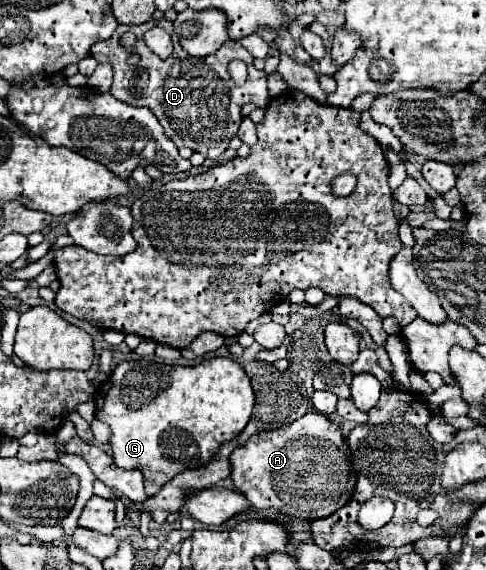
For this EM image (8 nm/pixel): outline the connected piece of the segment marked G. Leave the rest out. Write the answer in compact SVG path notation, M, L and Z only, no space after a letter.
M231 357L205 359L193 367L153 361L123 361L95 391L97 419L111 427L109 447L113 451L115 465L121 469L141 469L149 497L153 497L161 485L173 479L177 473L205 465L217 453L221 443L235 439L245 429L253 411L253 403L255 395L249 377Z

